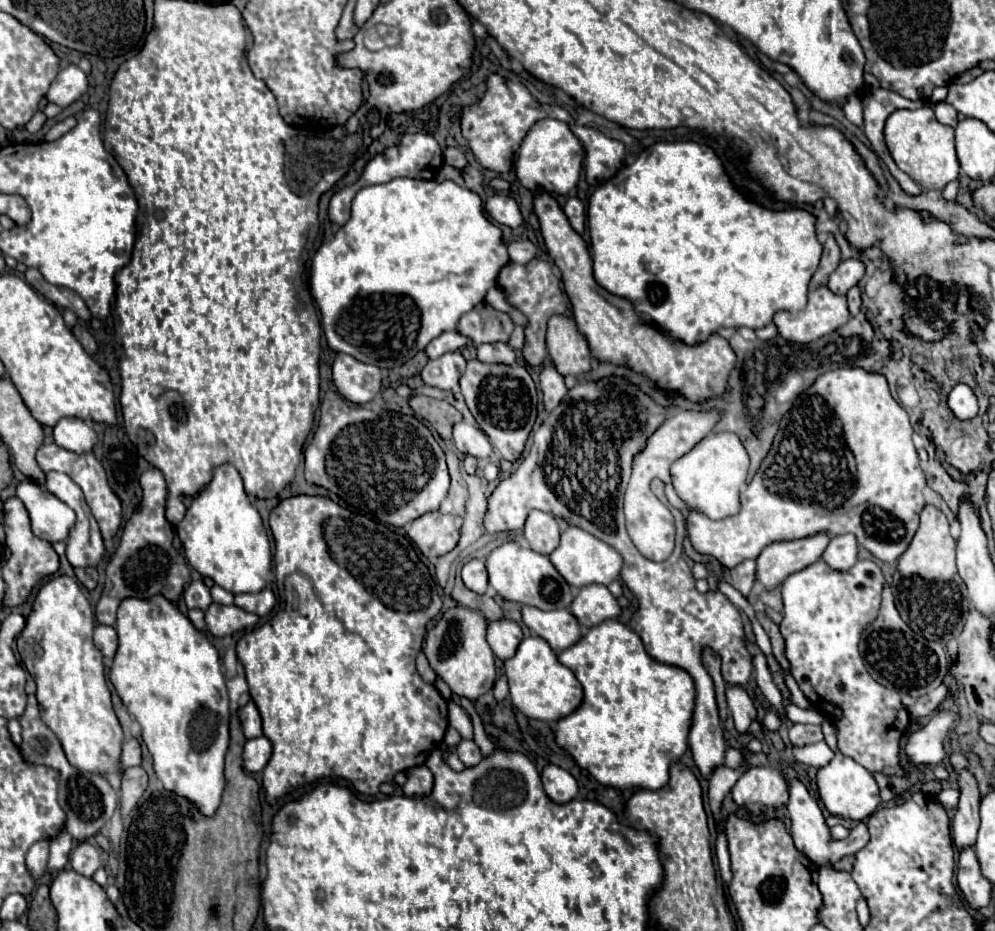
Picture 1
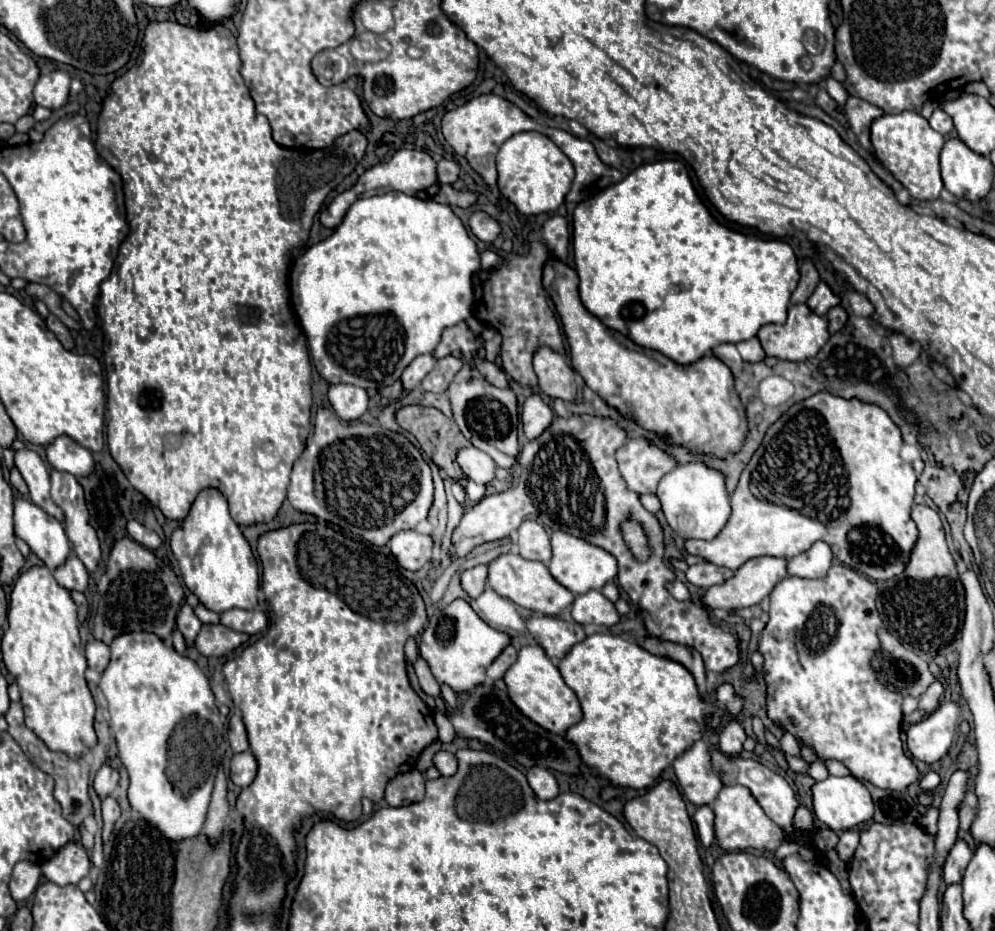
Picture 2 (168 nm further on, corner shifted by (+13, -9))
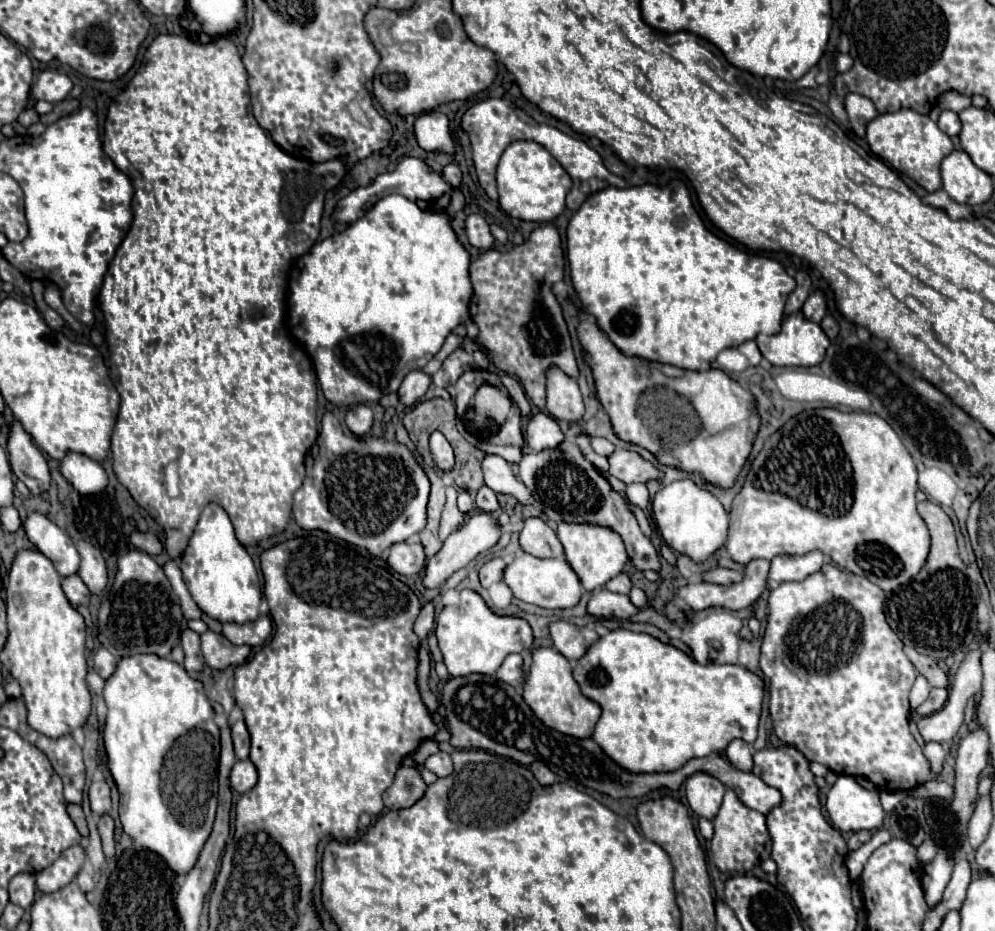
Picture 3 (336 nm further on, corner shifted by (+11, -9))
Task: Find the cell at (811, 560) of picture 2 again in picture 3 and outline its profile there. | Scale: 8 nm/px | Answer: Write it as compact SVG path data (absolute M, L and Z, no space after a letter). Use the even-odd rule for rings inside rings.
M820 550L808 552L804 556L776 556L770 566L770 580L786 582L786 580L804 580L810 574L818 572L826 562Z

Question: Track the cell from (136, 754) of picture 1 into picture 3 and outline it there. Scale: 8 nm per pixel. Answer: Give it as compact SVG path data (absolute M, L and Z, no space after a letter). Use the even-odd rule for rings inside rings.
M94 780L90 784L88 796L90 796L90 806L92 806L94 814L102 816L102 814L110 812L112 800L110 800L110 786L106 780Z

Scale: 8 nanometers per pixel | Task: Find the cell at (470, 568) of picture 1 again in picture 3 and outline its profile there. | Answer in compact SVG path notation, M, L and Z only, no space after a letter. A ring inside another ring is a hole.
M492 558L490 562L486 562L486 564L480 568L480 572L478 572L480 584L482 584L484 588L490 588L492 584L500 582L500 580L502 580L504 566L506 566L506 564L504 564L504 560L500 560L500 558Z

